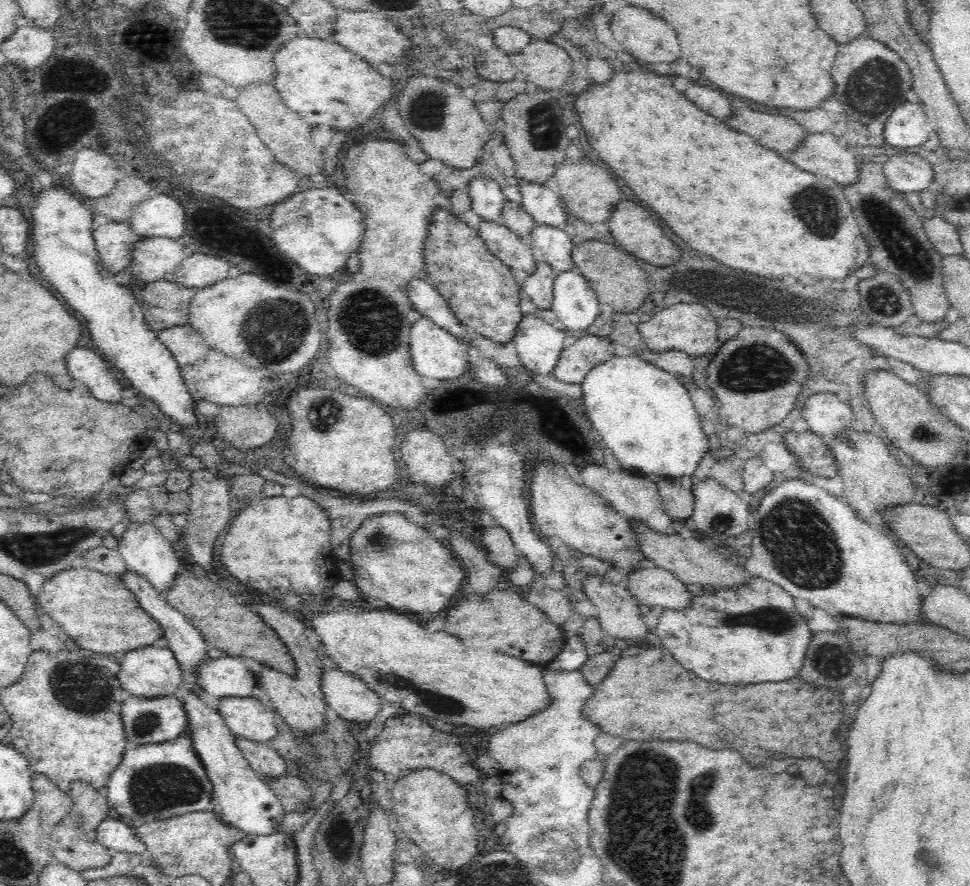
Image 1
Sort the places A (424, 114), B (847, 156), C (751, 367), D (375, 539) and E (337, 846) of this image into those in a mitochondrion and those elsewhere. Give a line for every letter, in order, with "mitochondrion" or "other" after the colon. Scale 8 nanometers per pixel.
A: mitochondrion
B: other
C: mitochondrion
D: mitochondrion
E: mitochondrion

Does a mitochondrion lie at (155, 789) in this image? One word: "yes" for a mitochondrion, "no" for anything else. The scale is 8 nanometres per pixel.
yes

